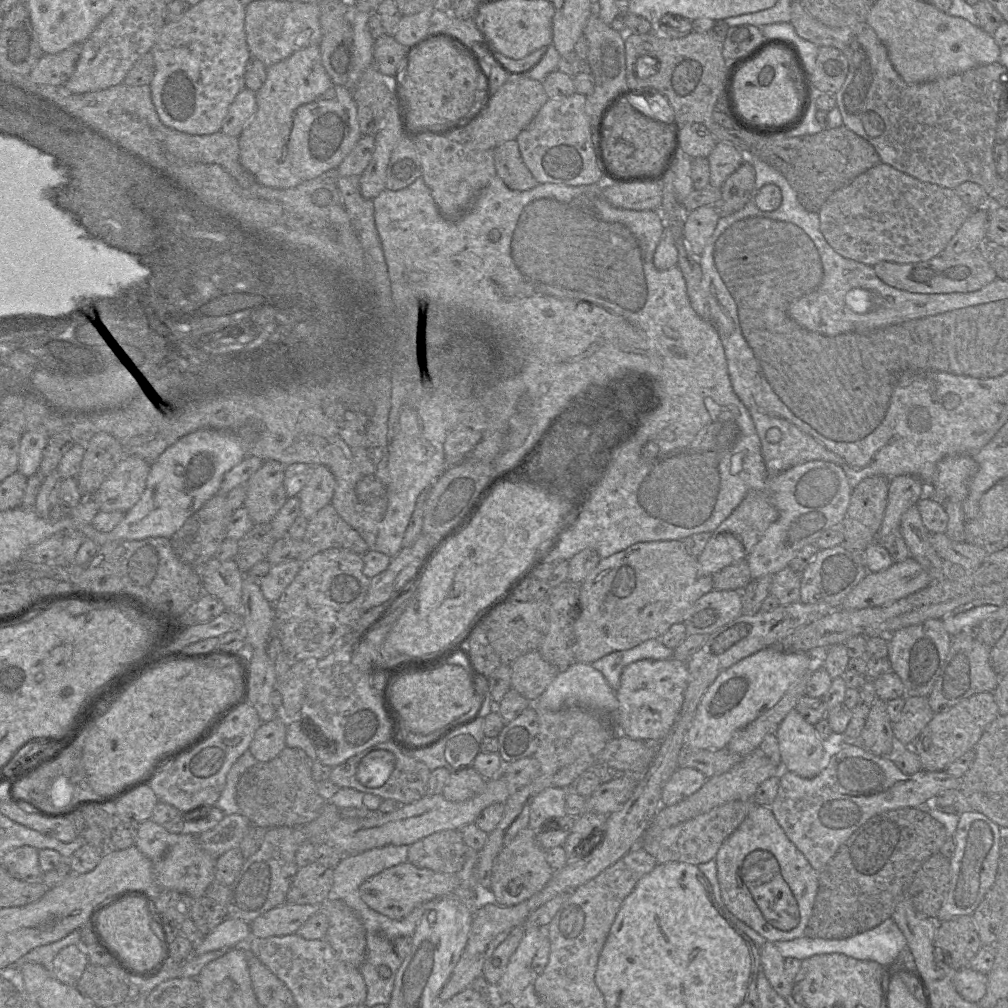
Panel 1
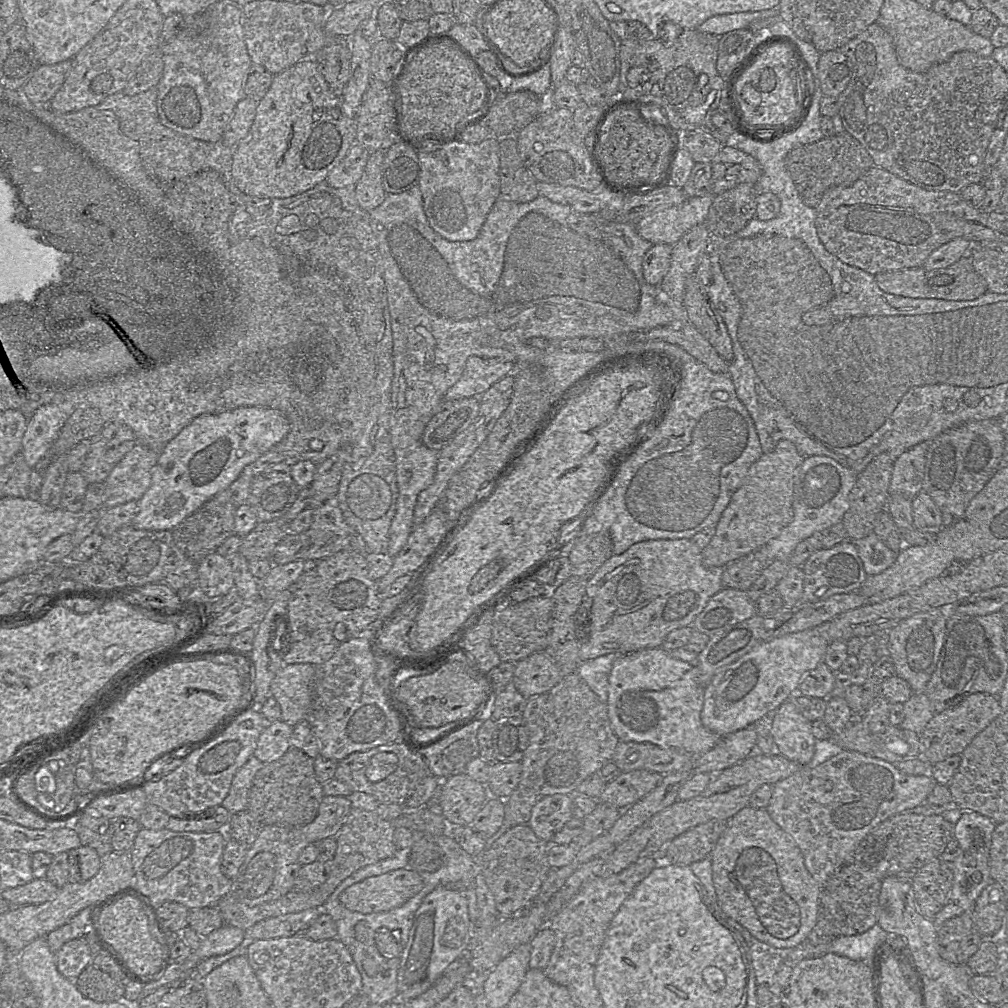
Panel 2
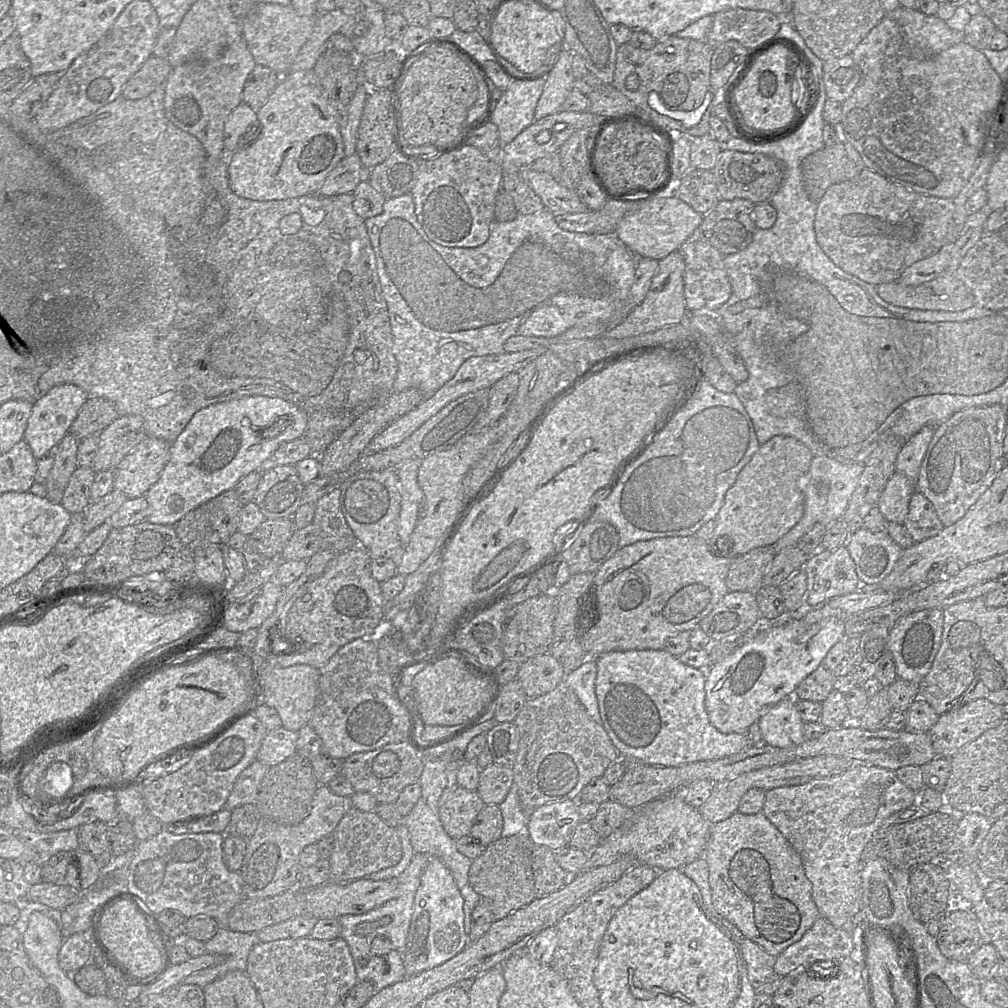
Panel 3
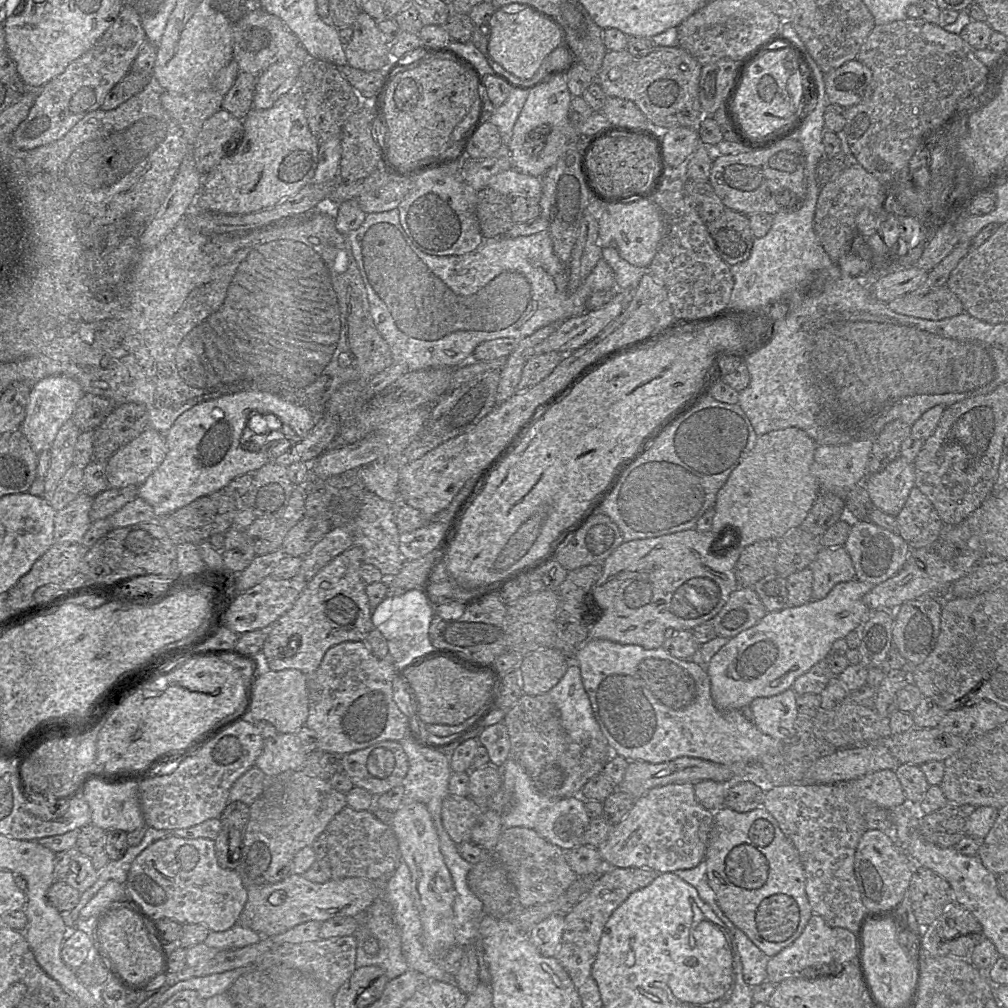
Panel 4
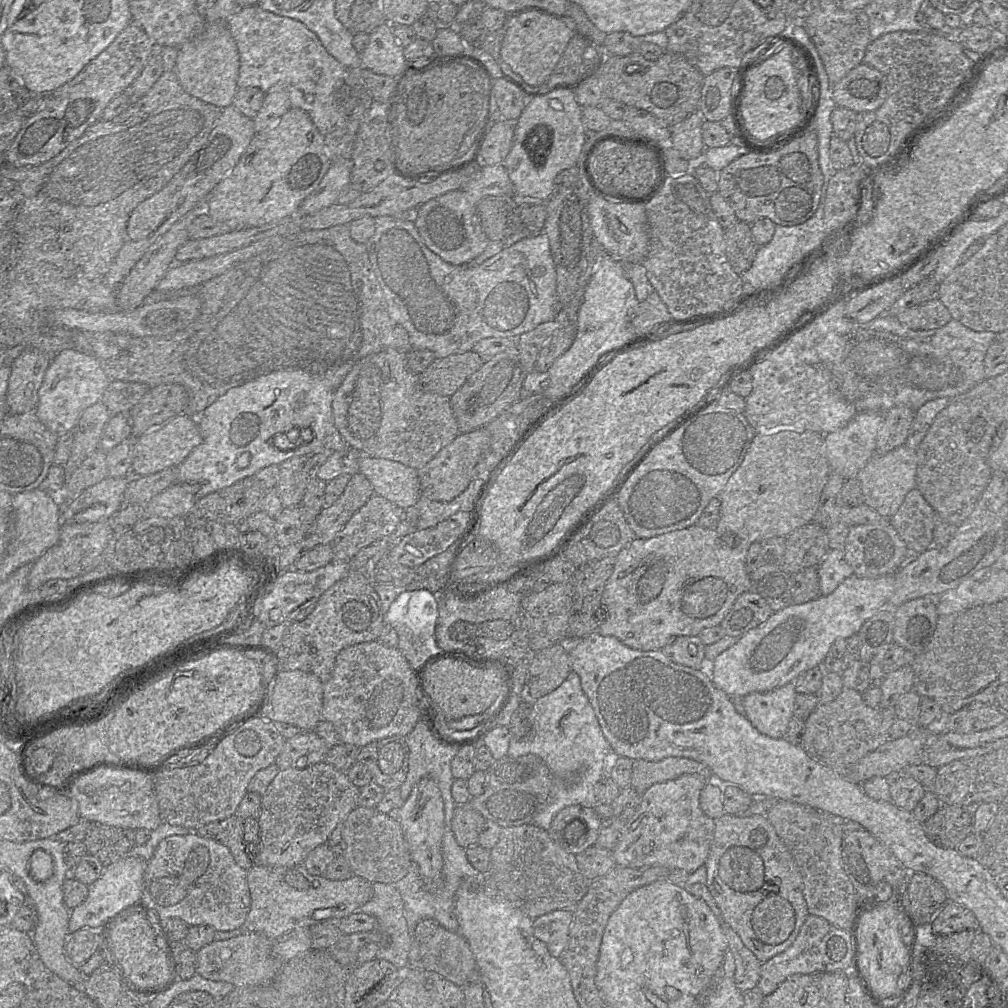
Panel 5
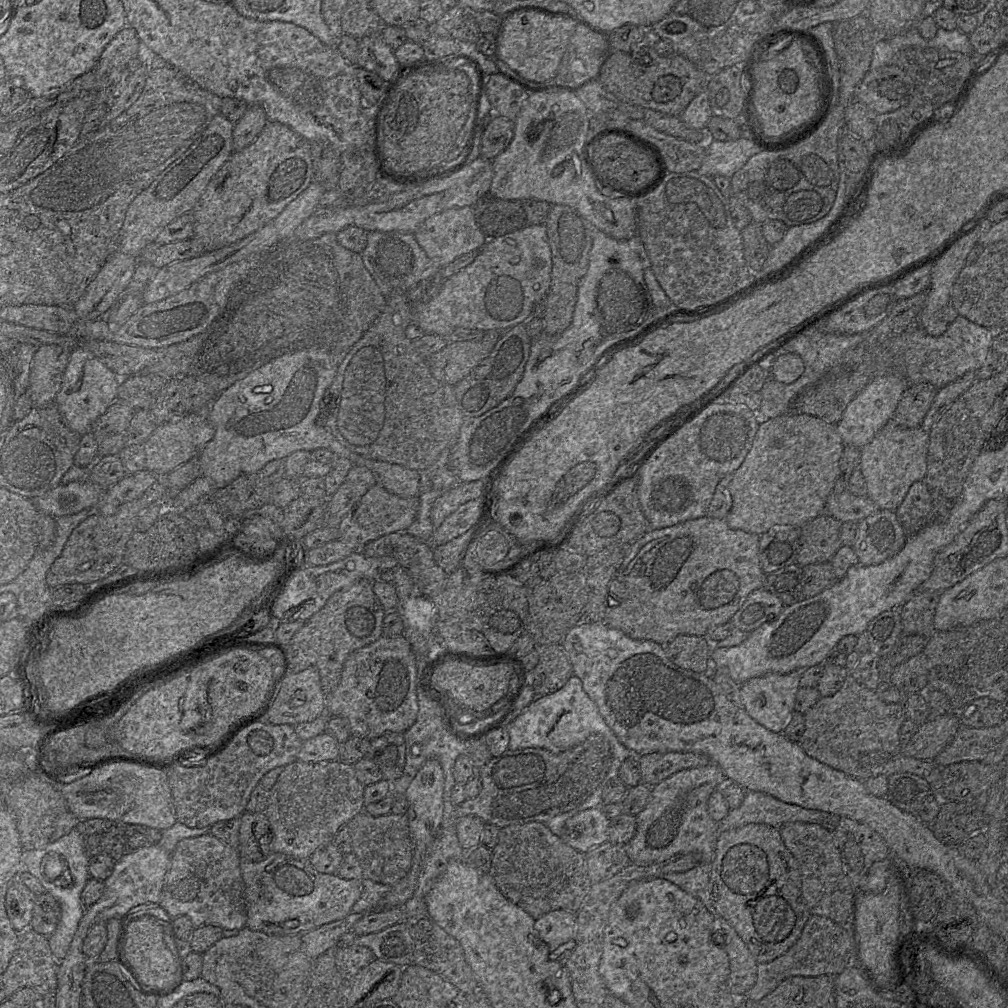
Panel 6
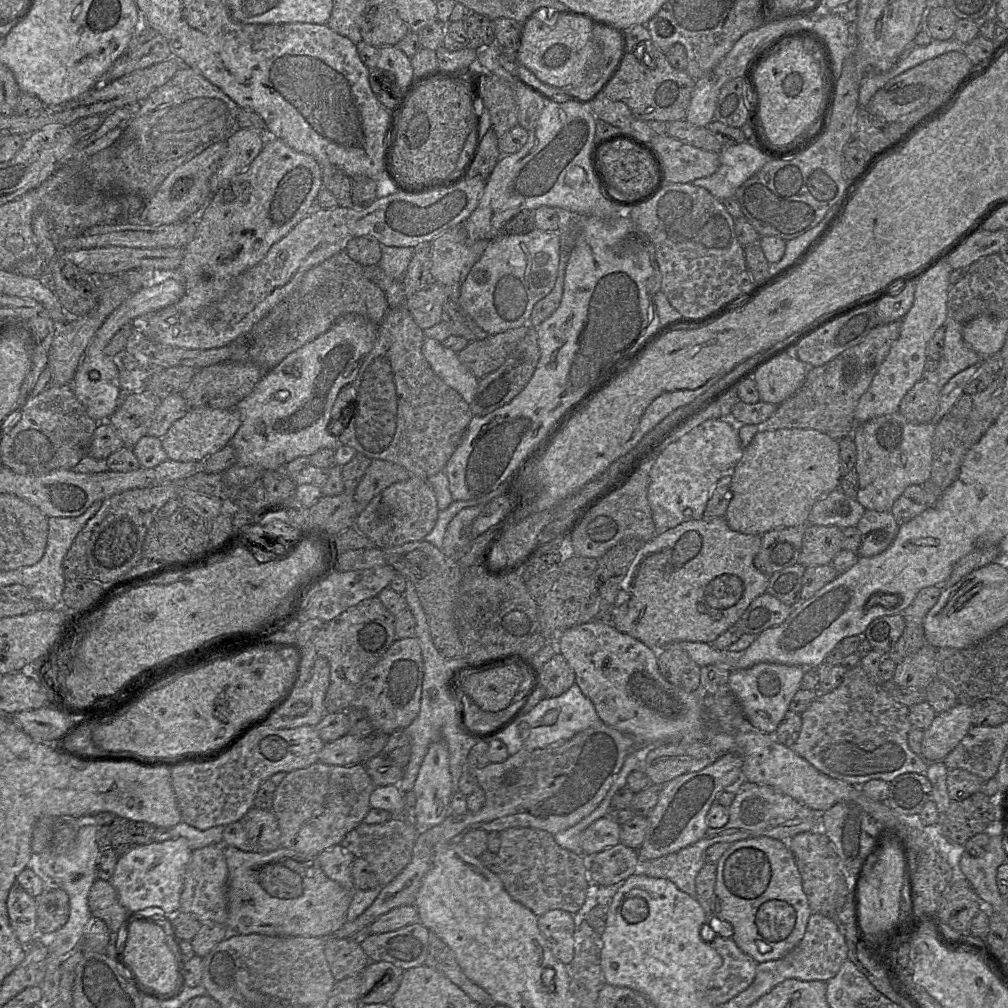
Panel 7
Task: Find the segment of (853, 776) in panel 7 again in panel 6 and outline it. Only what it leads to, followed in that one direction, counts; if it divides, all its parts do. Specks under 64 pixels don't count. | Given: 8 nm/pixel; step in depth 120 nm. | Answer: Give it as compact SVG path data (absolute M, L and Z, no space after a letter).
M849 673L834 695L820 697L804 717L805 731L797 743L805 753L859 780L878 775L888 777L900 772L928 780L935 766L933 761L919 760L901 753L899 729L906 719L902 704L884 702L875 690L866 688Z

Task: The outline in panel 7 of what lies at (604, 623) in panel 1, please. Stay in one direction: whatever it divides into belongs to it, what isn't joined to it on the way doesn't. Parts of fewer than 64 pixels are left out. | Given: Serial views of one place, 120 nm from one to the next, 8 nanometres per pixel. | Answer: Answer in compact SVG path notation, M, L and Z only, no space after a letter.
M704 516L656 534L643 543L628 570L622 591L628 593L629 599L617 605L616 598L613 626L656 650L680 641L711 644L738 622L755 598L767 591L769 576L754 565L760 547L761 535L732 530L724 517Z

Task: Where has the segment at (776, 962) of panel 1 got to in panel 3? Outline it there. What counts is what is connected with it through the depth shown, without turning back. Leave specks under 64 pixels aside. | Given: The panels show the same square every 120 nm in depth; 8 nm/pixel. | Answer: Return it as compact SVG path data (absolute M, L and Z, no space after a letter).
M745 937L739 939L739 946L746 963L748 980L758 992L760 987L775 974L776 957Z

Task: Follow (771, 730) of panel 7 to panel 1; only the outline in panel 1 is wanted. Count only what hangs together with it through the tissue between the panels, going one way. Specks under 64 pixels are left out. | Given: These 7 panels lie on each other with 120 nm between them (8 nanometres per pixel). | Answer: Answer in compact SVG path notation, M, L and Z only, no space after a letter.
M796 709L786 715L775 735L779 743L782 770L811 779L827 766L831 756L825 753L823 741L814 725L808 723Z

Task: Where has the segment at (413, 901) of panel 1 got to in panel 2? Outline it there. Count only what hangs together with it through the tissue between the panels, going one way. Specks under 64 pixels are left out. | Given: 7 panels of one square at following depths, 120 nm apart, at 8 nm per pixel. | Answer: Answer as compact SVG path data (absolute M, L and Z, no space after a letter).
M406 867L353 884L341 893L340 902L353 912L385 912L403 905L422 888L421 875Z

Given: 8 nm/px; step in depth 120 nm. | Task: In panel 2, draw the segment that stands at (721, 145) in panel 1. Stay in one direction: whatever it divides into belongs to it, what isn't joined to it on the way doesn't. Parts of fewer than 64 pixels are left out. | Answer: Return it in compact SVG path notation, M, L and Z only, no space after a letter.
M724 144L712 159L711 168L714 195L742 183L756 184L762 175L761 165L757 159L728 144Z

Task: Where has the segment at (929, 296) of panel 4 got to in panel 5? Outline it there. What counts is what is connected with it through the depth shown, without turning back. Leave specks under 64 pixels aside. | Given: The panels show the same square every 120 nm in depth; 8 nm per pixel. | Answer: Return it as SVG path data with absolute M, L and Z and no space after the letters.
M938 297L909 308L896 315L896 318L914 331L937 329L952 319L949 310Z

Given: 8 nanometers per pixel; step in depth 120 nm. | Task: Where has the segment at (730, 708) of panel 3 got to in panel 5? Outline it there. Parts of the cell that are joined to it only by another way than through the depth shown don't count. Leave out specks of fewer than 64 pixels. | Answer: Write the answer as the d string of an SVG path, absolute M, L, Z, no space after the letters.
M853 573L826 596L821 595L803 604L792 604L773 612L764 623L750 629L738 638L734 645L714 659L712 682L728 696L740 697L751 692L766 692L793 683L800 674L816 666L822 666L836 639L847 639L857 634L865 621L879 610L890 608L888 607L888 600L894 590L894 585L895 574L875 578L860 578Z

